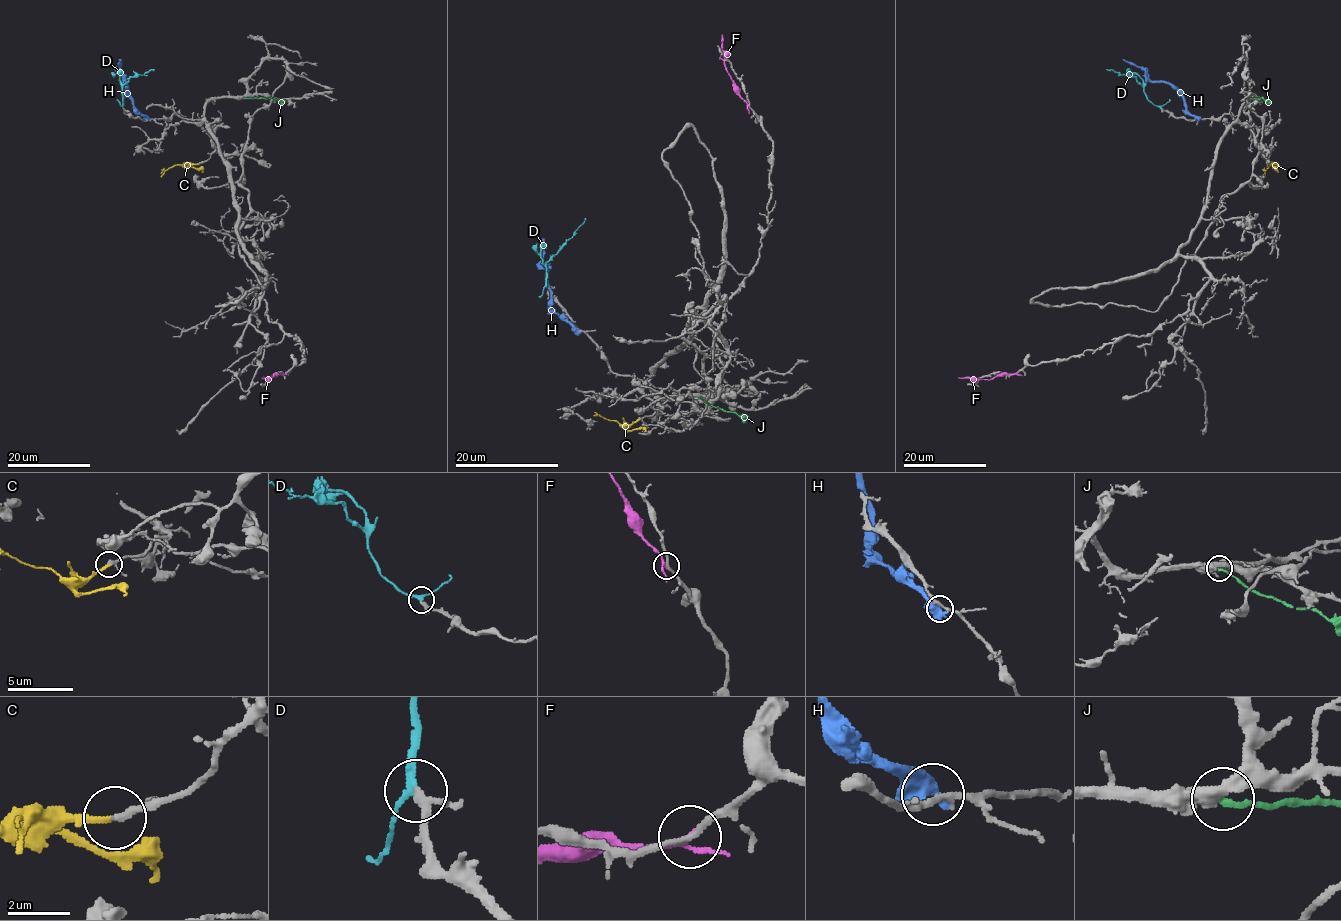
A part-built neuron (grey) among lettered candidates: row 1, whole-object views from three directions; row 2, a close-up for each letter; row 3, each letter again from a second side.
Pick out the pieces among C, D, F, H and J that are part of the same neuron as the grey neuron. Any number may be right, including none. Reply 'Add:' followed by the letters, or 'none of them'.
Add: C, D

